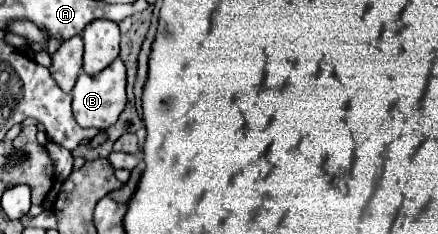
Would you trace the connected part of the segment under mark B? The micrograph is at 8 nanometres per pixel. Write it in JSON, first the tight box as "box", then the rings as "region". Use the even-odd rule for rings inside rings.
{"box":[72,58,126,130],"region":[[[120,58],[96,76],[88,76],[88,74],[78,76],[78,82],[72,90],[72,114],[82,128],[106,130],[118,120],[120,112],[124,110],[124,104],[126,104],[126,68]]]}

